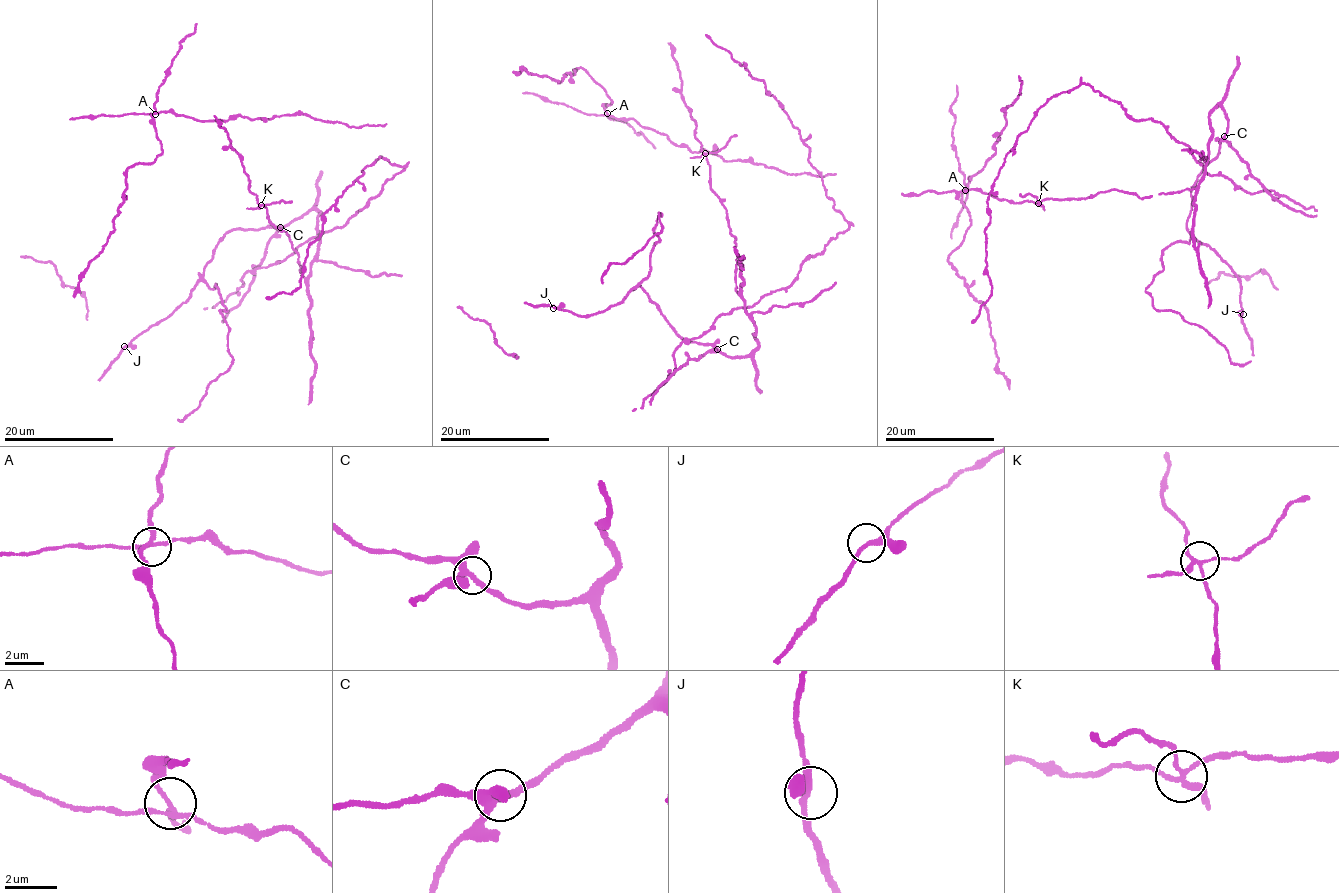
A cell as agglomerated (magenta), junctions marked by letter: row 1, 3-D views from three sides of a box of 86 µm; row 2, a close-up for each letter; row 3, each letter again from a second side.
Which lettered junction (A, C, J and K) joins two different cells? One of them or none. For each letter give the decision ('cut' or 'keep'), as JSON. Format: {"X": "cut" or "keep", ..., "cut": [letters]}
{"A": "keep", "C": "keep", "J": "keep", "K": "cut", "cut": ["K"]}

